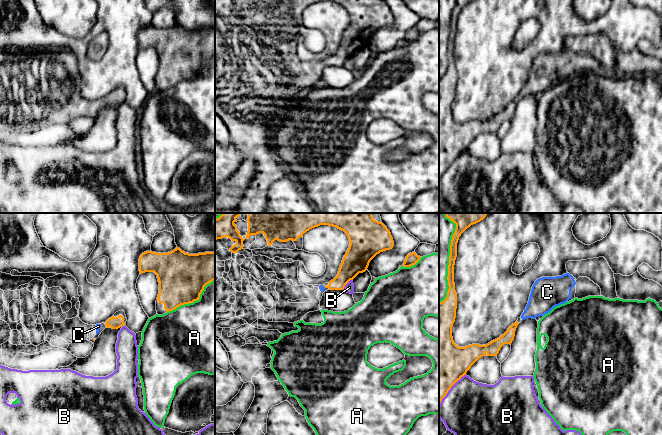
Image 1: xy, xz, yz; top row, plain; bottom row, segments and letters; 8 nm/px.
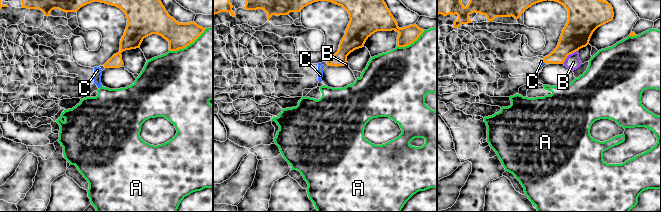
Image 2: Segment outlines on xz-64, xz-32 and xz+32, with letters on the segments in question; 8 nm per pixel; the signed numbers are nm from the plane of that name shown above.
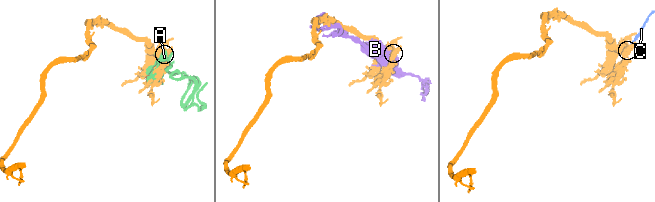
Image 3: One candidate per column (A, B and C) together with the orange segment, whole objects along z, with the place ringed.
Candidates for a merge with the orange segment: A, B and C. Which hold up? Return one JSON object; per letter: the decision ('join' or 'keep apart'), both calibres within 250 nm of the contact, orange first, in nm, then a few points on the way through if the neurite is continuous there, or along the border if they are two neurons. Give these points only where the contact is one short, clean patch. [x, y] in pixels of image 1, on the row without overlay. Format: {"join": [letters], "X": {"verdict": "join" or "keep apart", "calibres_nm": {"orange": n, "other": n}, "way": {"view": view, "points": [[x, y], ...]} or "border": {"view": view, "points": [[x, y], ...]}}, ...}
{"join": ["C"], "A": {"verdict": "keep apart", "calibres_nm": {"orange": 380, "other": 480}}, "B": {"verdict": "keep apart", "calibres_nm": {"orange": 200, "other": 80}}, "C": {"verdict": "join", "calibres_nm": {"orange": 160, "other": 50}, "way": {"view": "xz", "points": [[349, 45], [332, 62], [324, 62], [321, 63]]}}}

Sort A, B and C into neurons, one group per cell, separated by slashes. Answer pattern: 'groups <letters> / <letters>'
groups A / B / C

